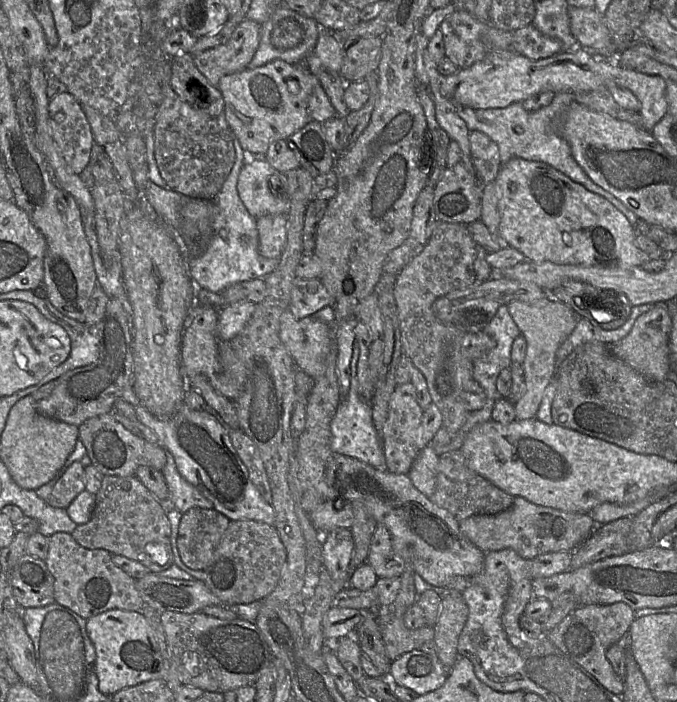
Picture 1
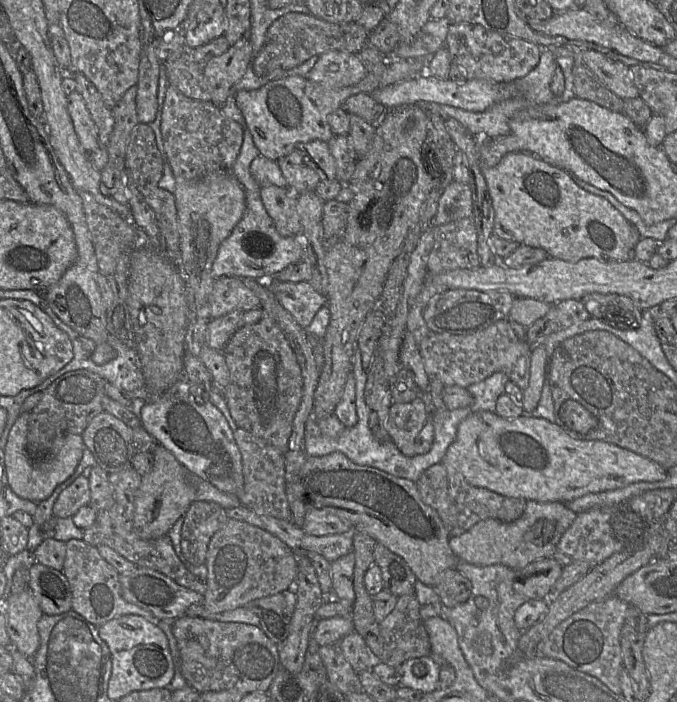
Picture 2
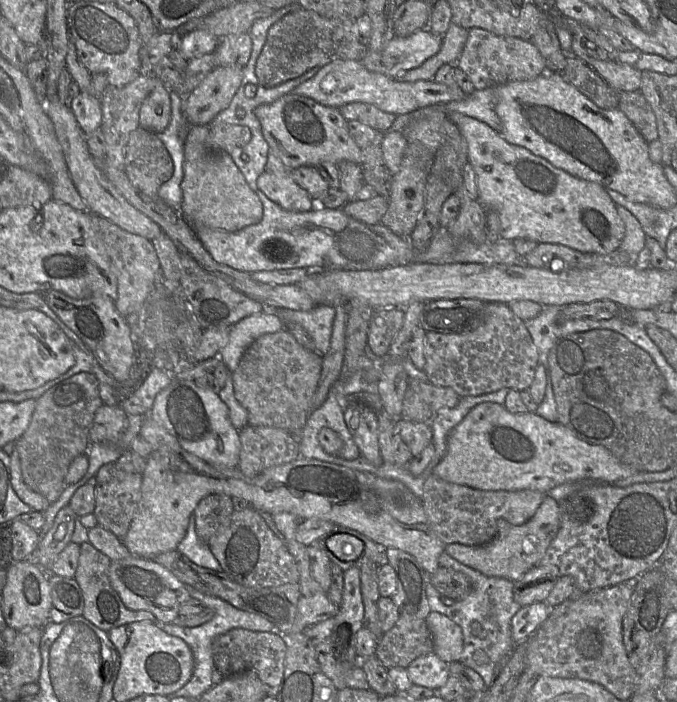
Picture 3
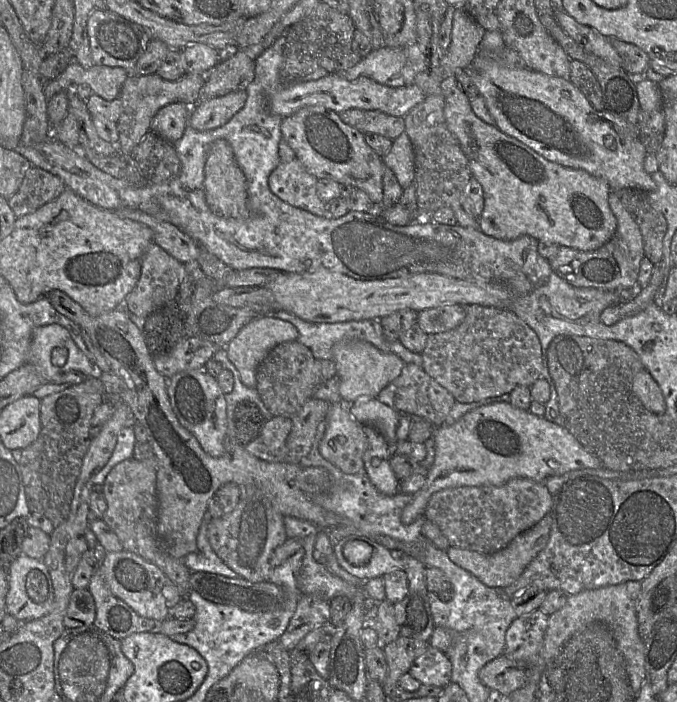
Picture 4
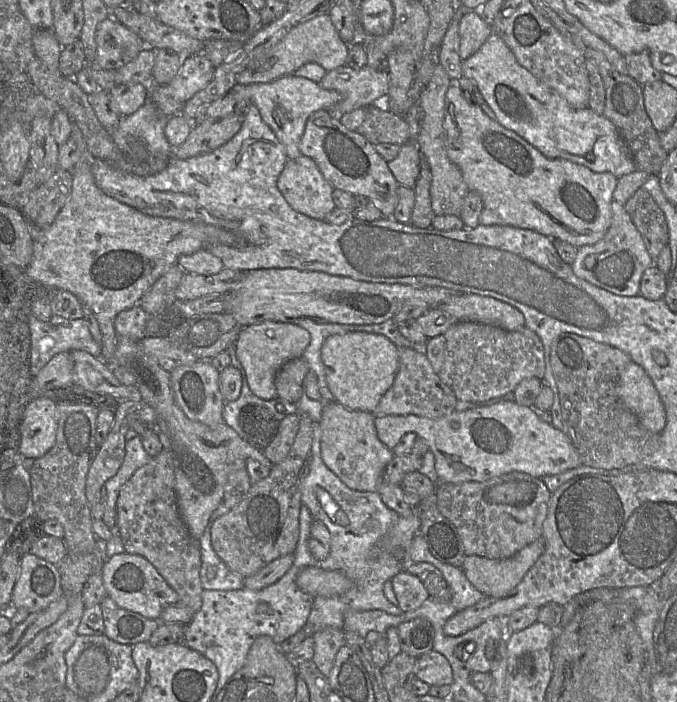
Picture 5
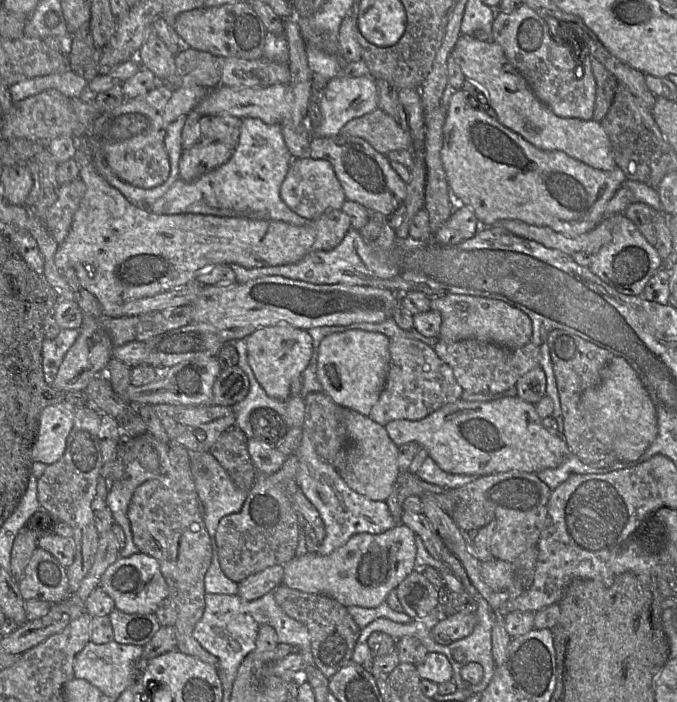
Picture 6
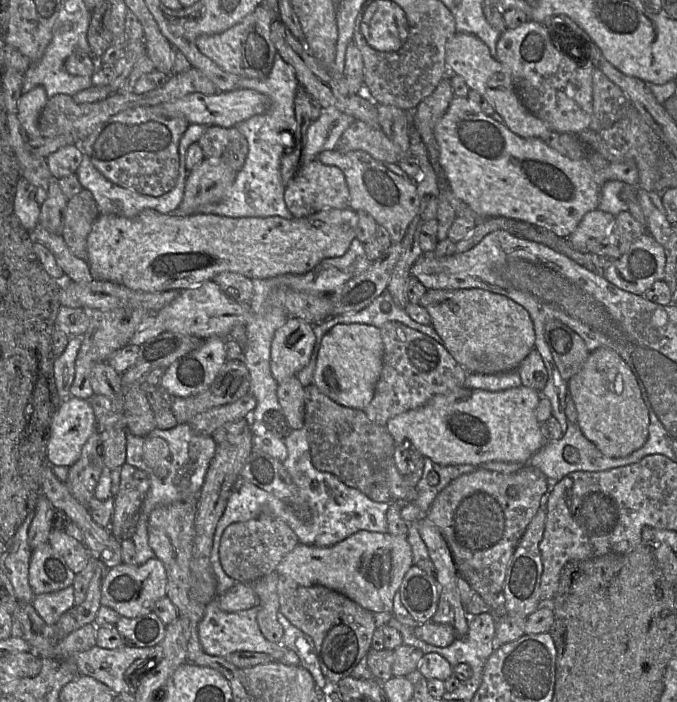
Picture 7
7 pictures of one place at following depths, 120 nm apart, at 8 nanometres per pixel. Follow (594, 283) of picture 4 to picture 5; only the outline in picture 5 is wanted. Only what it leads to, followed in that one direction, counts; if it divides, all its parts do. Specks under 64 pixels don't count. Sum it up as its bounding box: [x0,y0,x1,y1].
[570,200,655,296]

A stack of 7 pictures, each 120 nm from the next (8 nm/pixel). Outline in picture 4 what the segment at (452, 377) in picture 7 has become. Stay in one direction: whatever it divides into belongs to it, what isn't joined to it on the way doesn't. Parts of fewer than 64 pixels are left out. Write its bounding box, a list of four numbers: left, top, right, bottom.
[377,363,456,427]

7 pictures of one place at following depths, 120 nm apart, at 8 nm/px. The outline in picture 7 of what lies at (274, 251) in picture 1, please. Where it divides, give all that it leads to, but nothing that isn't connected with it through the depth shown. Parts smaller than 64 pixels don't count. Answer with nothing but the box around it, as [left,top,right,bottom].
[284,159,349,218]

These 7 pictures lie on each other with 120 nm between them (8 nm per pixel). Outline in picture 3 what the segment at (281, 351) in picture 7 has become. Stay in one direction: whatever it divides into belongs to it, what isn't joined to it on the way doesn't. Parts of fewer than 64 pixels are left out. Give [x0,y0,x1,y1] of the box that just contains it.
[219,312,283,371]

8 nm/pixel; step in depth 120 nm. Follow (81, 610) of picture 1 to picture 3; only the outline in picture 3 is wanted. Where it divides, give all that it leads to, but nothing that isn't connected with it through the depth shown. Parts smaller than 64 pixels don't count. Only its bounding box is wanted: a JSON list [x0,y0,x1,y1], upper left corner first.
[74,542,156,631]

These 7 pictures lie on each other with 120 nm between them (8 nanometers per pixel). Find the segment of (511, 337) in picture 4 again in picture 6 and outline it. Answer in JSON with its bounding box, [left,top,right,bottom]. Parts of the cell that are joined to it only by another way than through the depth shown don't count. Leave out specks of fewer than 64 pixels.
[433,339,540,394]

